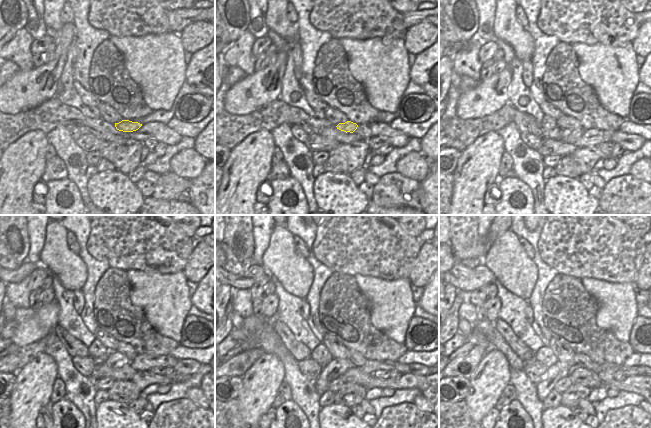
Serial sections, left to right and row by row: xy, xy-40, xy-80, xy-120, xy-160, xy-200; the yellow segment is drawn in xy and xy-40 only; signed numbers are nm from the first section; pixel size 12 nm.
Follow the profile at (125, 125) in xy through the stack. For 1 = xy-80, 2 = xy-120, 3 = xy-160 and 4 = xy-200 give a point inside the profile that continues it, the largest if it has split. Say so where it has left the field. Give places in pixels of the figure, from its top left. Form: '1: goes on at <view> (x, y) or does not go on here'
1: goes on at xy-80 (566, 135)
2: goes on at xy-120 (115, 359)
3: goes on at xy-160 (337, 367)
4: goes on at xy-200 (559, 370)

